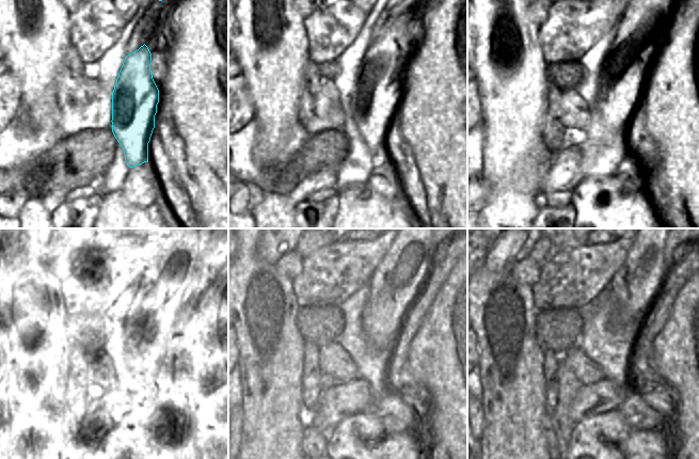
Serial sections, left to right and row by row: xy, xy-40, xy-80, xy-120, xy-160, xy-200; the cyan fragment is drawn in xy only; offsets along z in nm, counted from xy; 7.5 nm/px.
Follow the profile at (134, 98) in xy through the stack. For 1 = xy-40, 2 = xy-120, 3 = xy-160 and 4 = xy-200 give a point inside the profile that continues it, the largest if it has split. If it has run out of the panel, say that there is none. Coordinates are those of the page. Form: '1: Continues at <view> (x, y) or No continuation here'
1: Continues at xy-40 (377, 94)
2: Continues at xy-120 (158, 280)
3: Continues at xy-160 (396, 282)
4: Continues at xy-200 (636, 283).

